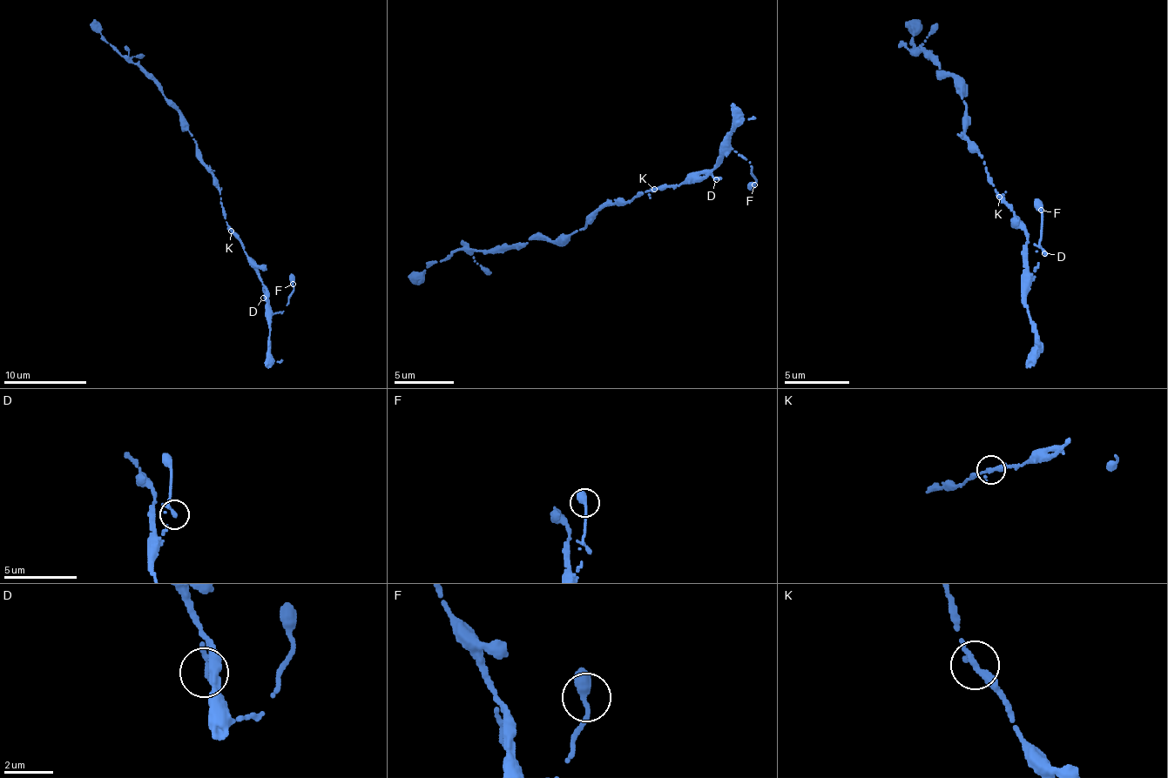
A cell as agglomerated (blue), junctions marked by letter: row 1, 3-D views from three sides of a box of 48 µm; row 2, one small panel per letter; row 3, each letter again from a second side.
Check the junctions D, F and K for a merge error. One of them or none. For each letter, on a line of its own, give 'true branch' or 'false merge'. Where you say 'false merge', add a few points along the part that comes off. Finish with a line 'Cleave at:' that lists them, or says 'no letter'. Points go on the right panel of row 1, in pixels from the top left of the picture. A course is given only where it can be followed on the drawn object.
D: true branch
F: true branch
K: true branch
Cleave at: no letter

